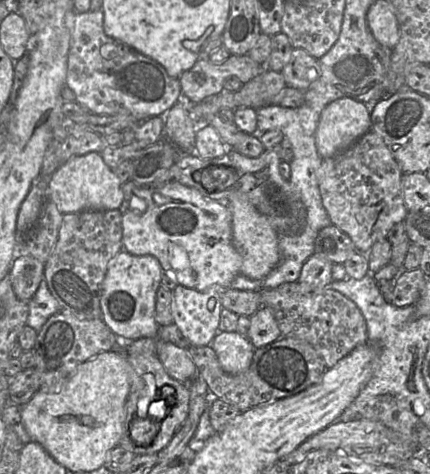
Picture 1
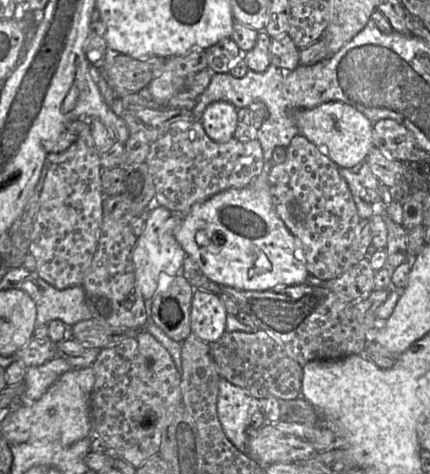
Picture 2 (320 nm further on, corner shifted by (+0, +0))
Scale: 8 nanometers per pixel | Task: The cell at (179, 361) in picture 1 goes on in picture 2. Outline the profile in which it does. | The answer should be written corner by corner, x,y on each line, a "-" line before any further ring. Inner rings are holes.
157,206
148,213
144,229
137,237
133,251
135,282
145,300
153,299
159,291
164,289
164,284
168,284
174,276
182,273
186,253
175,238
175,230
183,216
185,215

